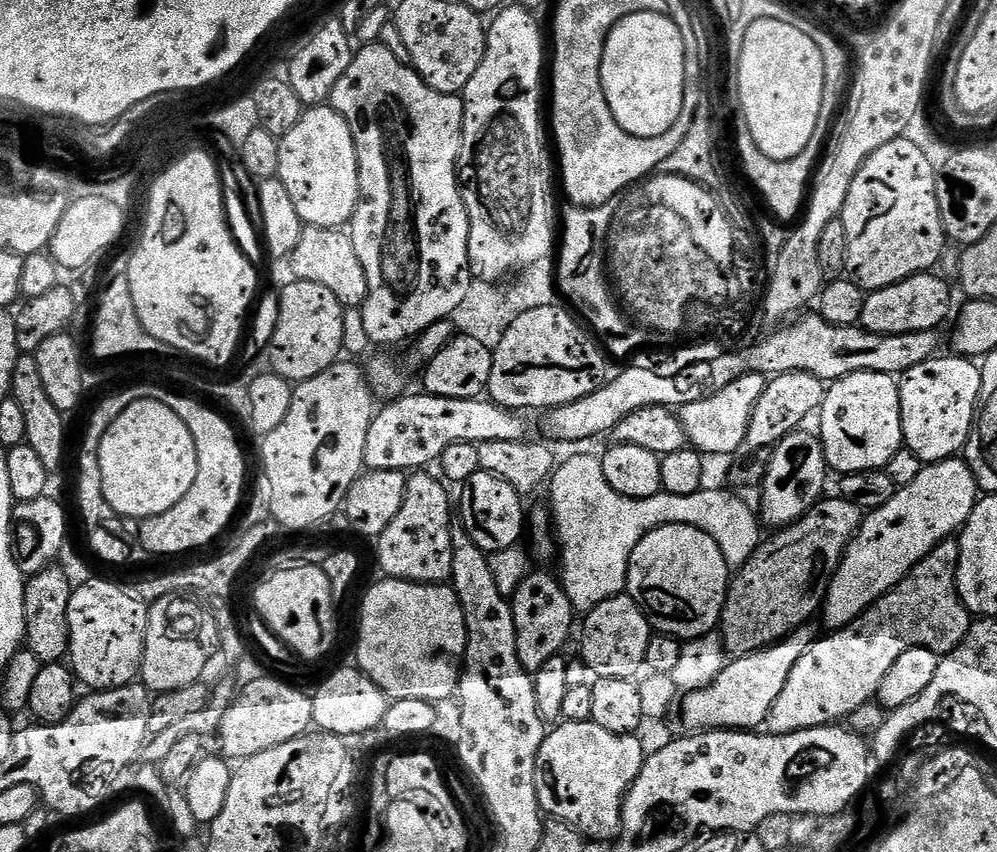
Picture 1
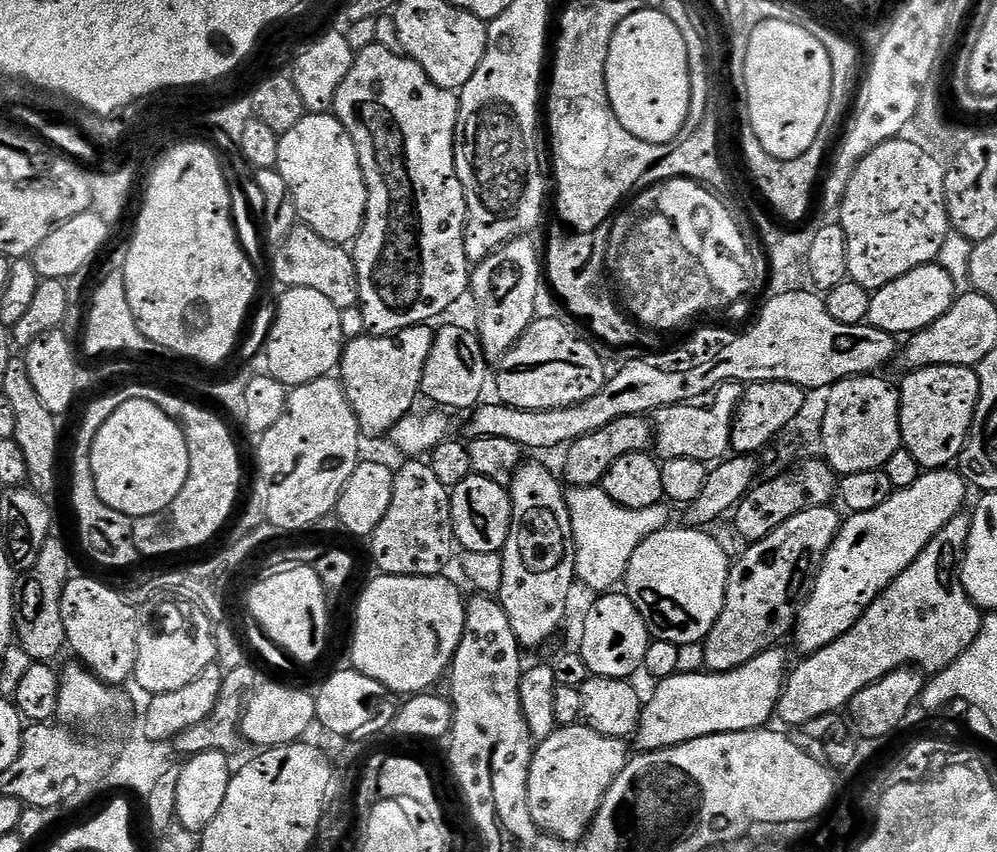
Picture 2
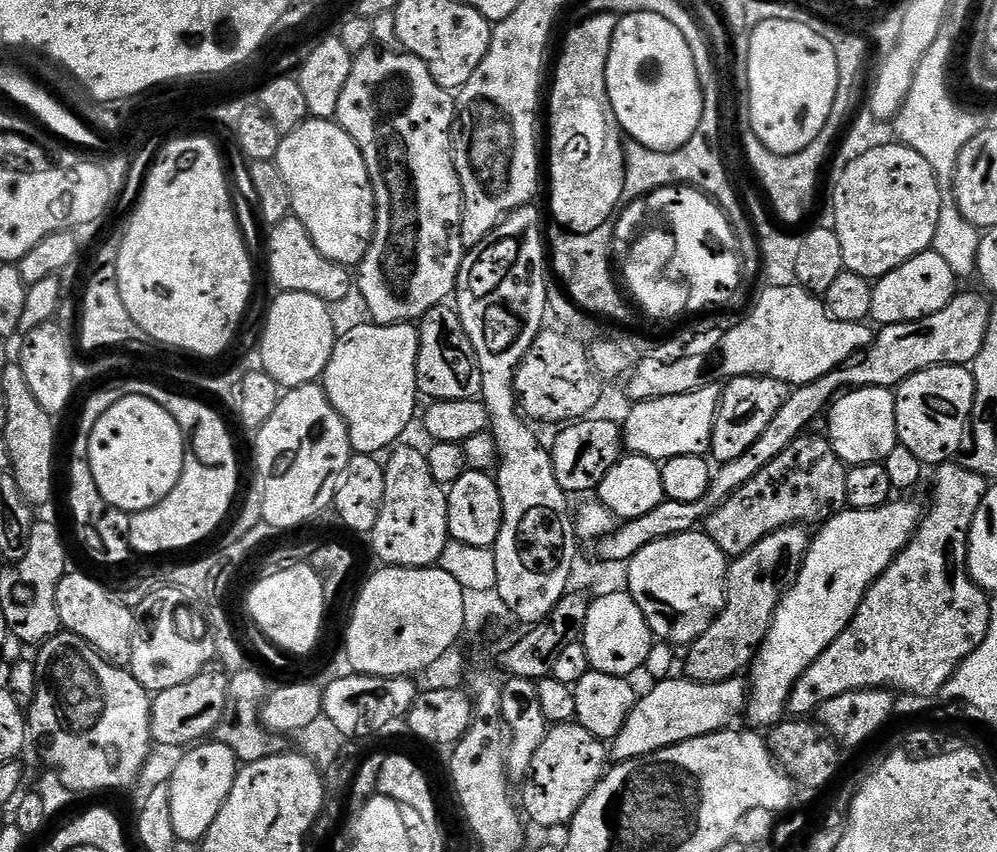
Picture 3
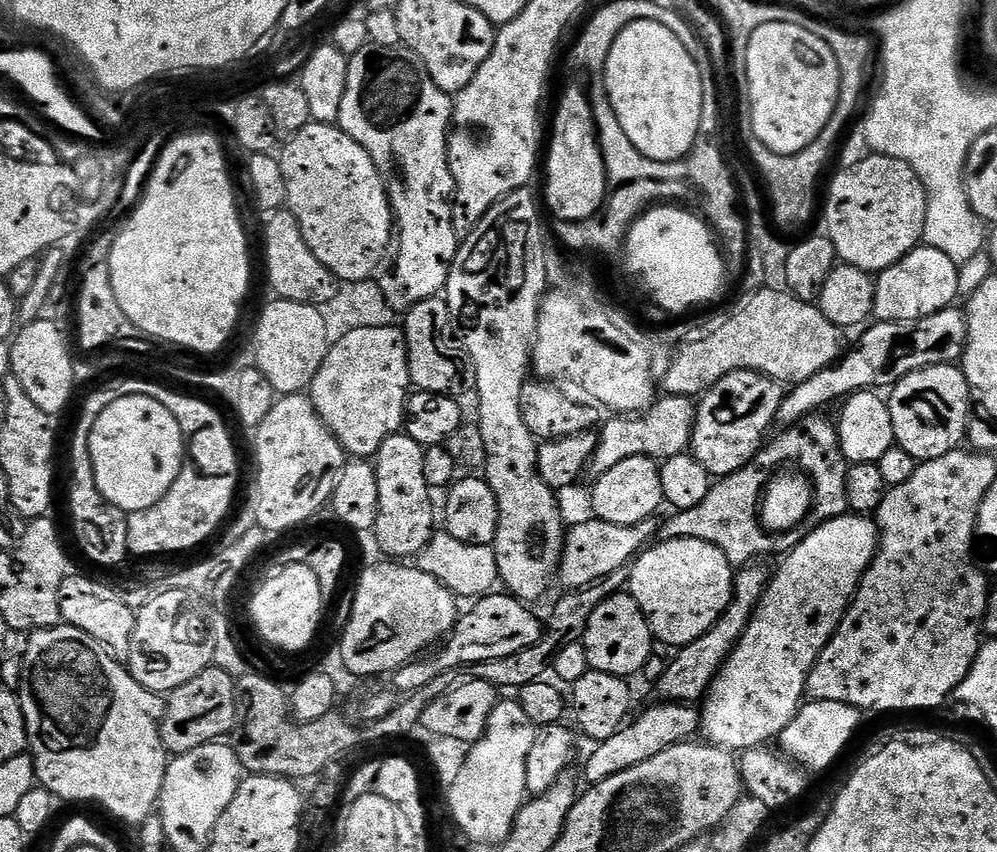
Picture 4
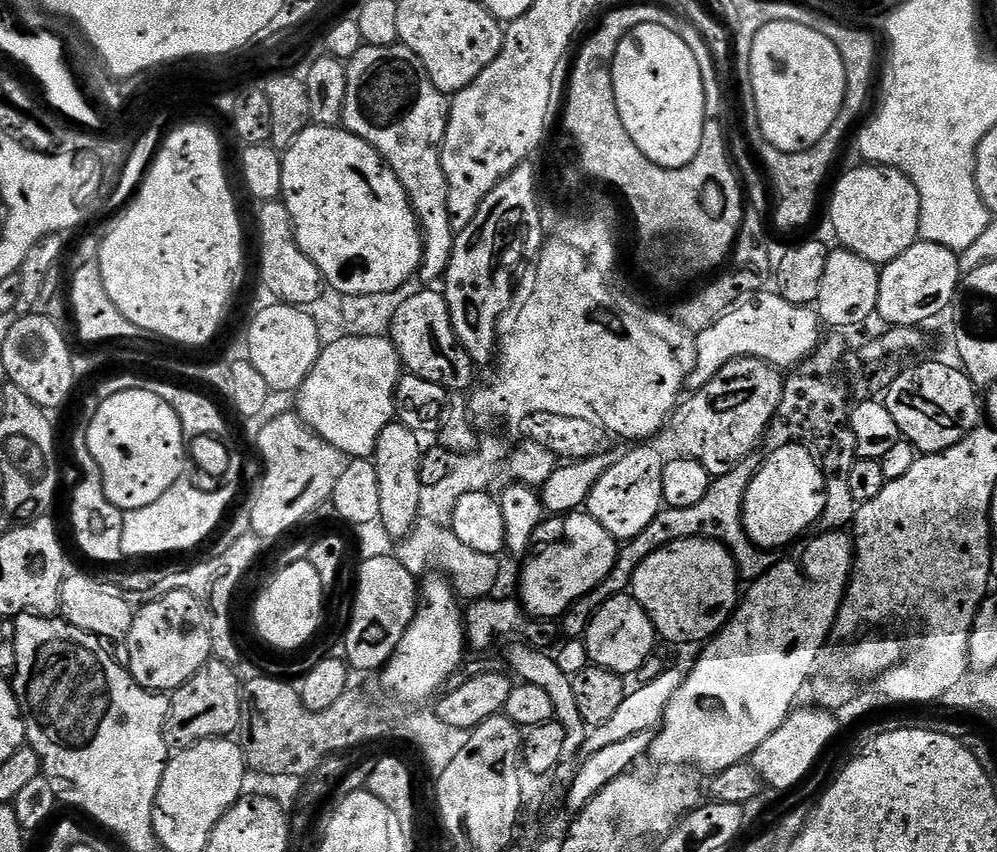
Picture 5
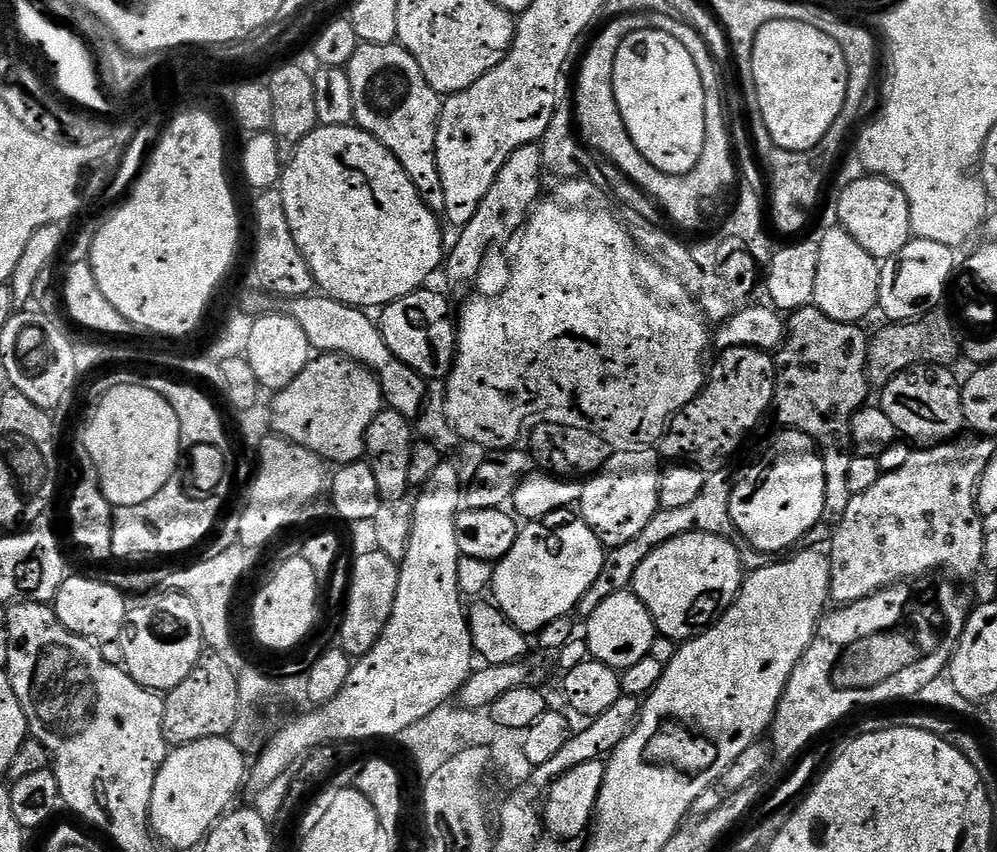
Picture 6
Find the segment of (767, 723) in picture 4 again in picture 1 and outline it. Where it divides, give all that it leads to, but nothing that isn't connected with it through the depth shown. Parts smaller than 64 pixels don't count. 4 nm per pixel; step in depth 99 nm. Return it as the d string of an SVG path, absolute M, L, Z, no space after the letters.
M953 458L925 466L918 478L910 482L910 486L896 489L894 498L890 498L886 506L871 509L861 519L860 529L849 542L838 570L832 575L828 592L824 595L822 617L824 616L825 629L845 628L847 624L858 619L875 600L885 596L894 586L898 586L898 582L905 580L910 570L918 566L918 562L922 562L922 558L926 558L926 554L930 554L936 544L955 537L963 529L977 499L978 485L967 459Z

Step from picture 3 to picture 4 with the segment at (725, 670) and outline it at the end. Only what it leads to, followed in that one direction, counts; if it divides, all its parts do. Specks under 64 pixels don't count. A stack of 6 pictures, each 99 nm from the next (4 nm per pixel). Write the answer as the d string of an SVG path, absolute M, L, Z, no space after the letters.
M749 566L735 573L732 581L732 601L718 618L718 622L702 638L683 645L673 660L667 661L660 680L655 681L654 688L660 691L659 699L664 702L682 704L685 702L700 702L708 695L720 668L728 660L728 655L736 648L736 643L742 638L746 626L750 622L758 602L762 598L770 579L769 569L764 566Z

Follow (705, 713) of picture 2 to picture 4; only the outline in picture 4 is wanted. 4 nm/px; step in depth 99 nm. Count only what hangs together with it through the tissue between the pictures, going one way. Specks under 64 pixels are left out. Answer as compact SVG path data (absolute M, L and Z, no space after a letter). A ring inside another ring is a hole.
M656 702L653 708L648 708L644 716L640 716L636 721L620 729L610 738L597 743L592 752L592 757L588 760L582 776L588 779L589 785L600 784L606 778L614 778L614 774L622 774L622 770L630 770L650 758L654 754L662 754L675 744L683 744L693 739L692 735L700 732L701 713L692 709L695 708L691 703L674 704L671 702ZM633 723L633 724L632 724ZM632 724L632 725L631 725Z

